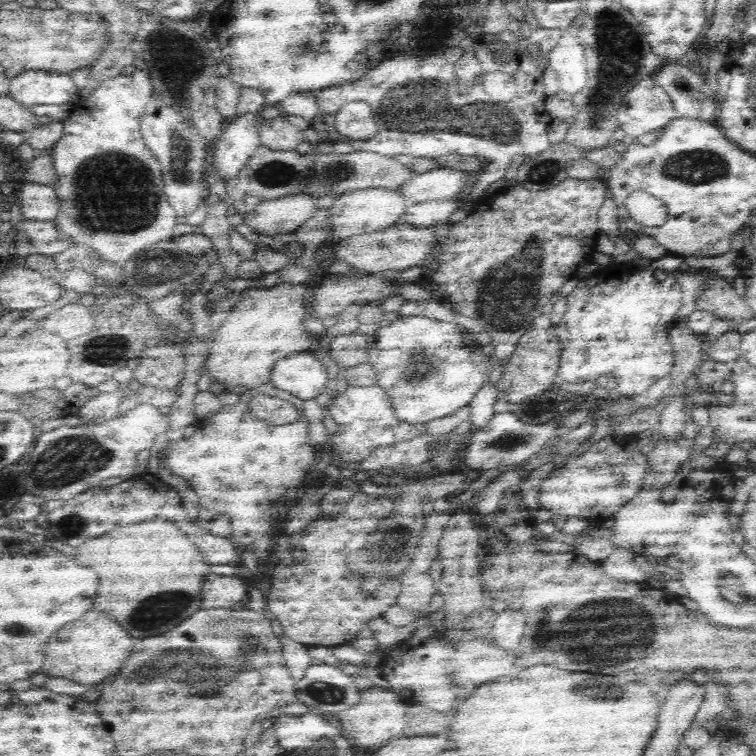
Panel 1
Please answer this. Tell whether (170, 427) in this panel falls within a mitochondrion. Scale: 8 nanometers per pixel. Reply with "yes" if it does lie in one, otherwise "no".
no

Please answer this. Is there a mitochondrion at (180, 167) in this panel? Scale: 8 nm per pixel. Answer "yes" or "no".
yes

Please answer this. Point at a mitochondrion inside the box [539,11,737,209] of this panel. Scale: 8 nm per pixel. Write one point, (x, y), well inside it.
(700, 166)

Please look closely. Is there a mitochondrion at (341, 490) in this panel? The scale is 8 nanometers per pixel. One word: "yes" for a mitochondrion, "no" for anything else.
no

